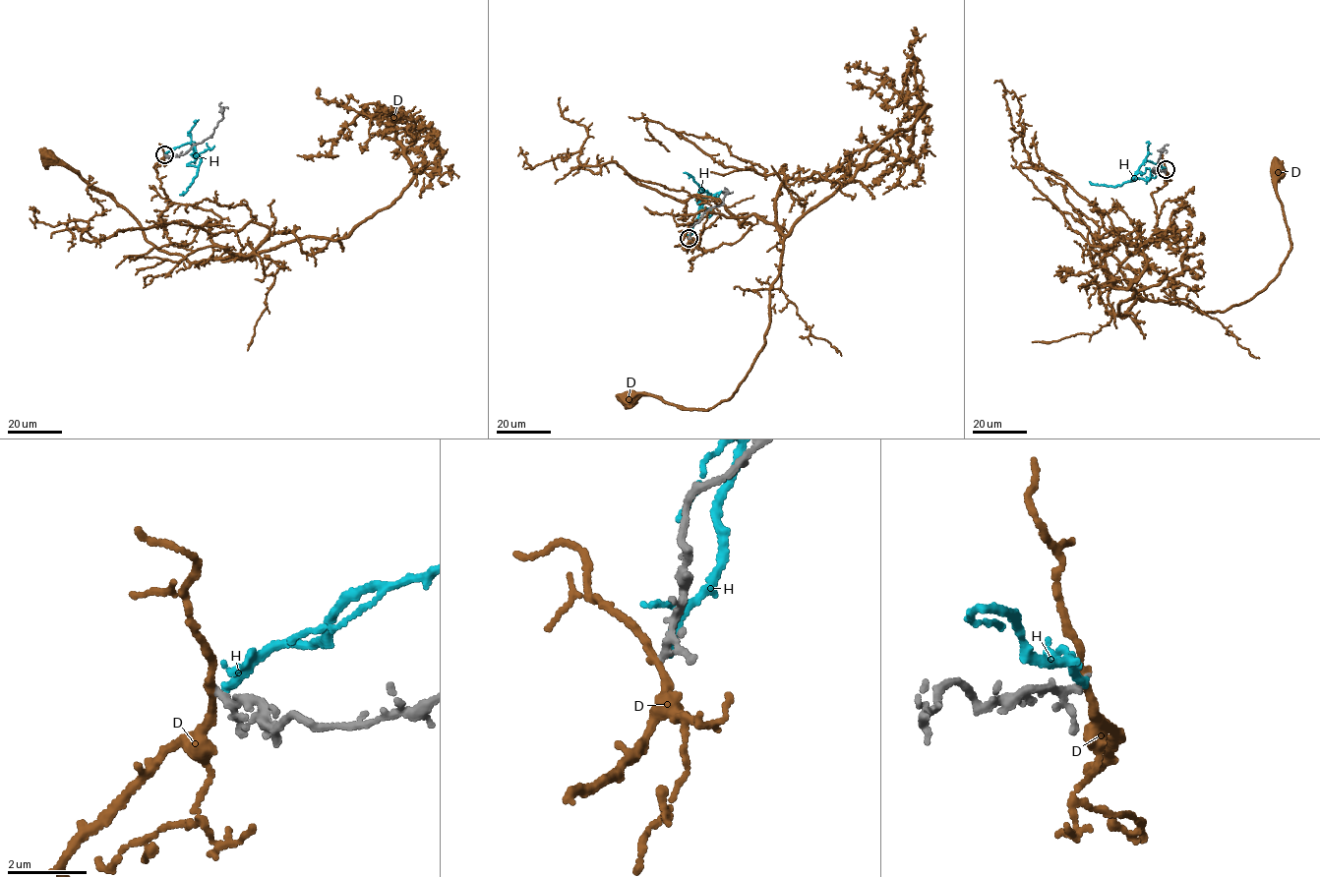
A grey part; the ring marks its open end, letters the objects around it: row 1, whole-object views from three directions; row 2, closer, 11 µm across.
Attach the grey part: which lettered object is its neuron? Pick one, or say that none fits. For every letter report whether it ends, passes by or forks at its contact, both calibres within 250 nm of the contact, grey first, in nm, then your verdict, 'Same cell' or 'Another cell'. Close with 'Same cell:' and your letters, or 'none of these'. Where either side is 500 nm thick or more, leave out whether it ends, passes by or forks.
D: It passes by. Thickness 110 nm (grey) against 180 nm. Another cell
H: It ends there. Thickness 170 nm (grey) against 200 nm. Another cell
Same cell: none of these

